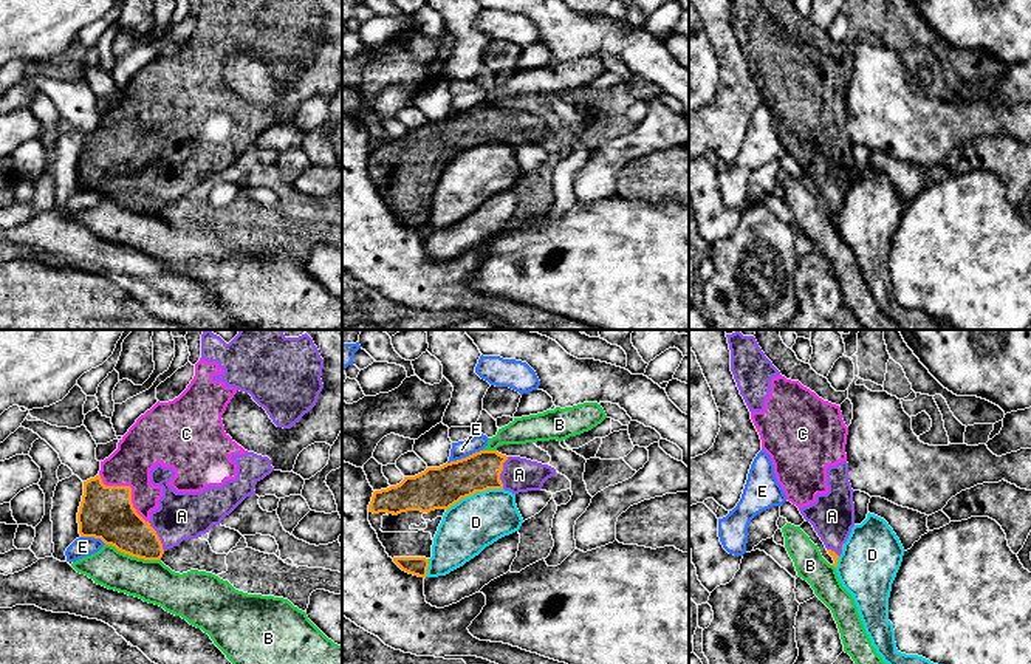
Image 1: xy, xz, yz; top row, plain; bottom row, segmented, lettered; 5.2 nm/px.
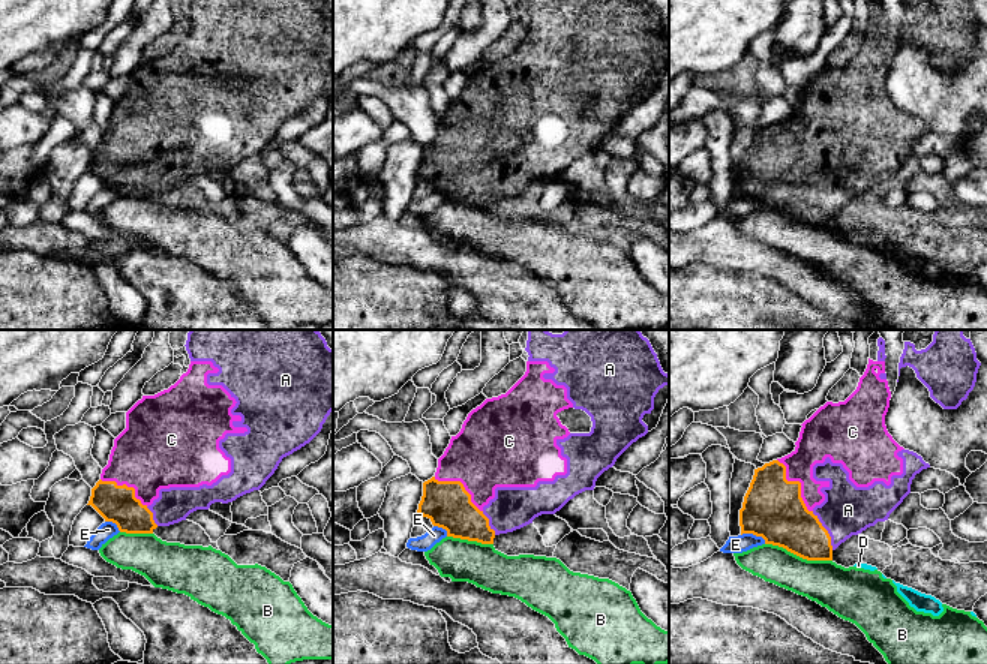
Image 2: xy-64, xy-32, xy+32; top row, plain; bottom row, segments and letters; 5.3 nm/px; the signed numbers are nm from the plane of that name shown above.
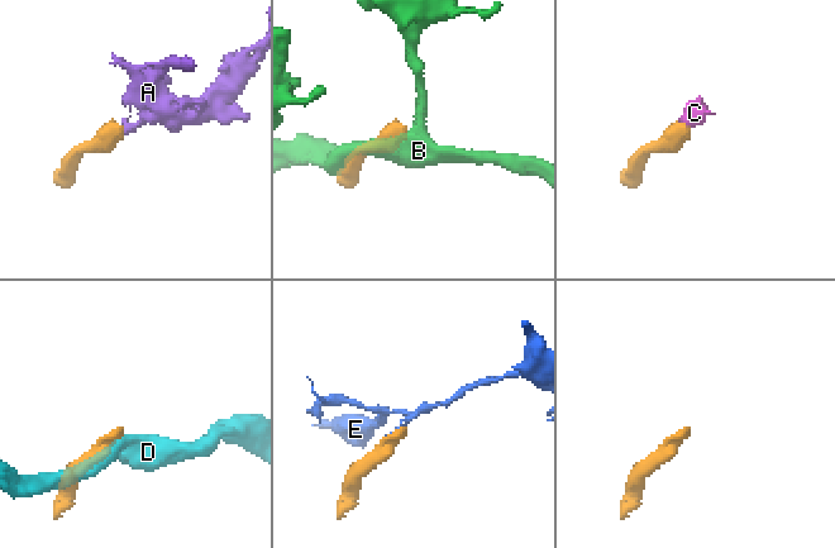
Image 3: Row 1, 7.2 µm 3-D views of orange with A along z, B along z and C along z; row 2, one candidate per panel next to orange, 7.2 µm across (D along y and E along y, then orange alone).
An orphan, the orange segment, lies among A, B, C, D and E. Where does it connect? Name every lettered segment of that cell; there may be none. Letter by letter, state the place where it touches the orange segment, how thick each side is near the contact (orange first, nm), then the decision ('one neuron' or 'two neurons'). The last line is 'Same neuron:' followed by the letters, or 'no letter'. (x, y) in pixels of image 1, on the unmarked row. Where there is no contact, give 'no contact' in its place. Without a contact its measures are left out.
A: xz (500, 126) | 200/180 nm | one neuron
B: xy (133, 209) | 260/220 nm | two neurons
C: xy (130, 141) | 280/240 nm | one neuron
D: xz (474, 146) | 220/280 nm | two neurons
E: xz (466, 110) | 220/90 nm | two neurons
Same neuron: A, C

